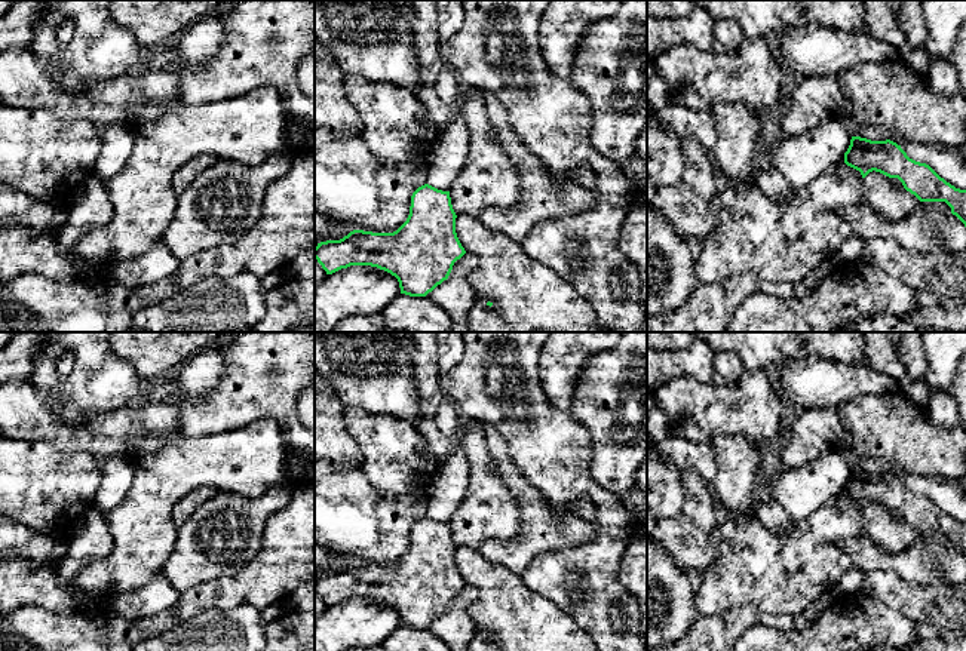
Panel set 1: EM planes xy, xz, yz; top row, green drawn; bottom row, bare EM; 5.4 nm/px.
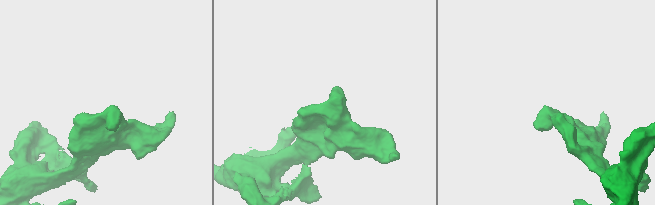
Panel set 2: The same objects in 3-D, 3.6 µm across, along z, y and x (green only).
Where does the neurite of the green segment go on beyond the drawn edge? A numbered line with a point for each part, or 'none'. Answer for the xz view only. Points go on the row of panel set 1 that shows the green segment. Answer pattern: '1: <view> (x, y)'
none

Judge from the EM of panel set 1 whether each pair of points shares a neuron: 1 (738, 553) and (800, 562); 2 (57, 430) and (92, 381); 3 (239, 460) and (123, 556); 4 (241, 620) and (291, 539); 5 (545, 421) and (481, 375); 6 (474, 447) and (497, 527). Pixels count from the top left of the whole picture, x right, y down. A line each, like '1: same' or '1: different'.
1: same
2: different
3: same
4: different
5: same
6: same

